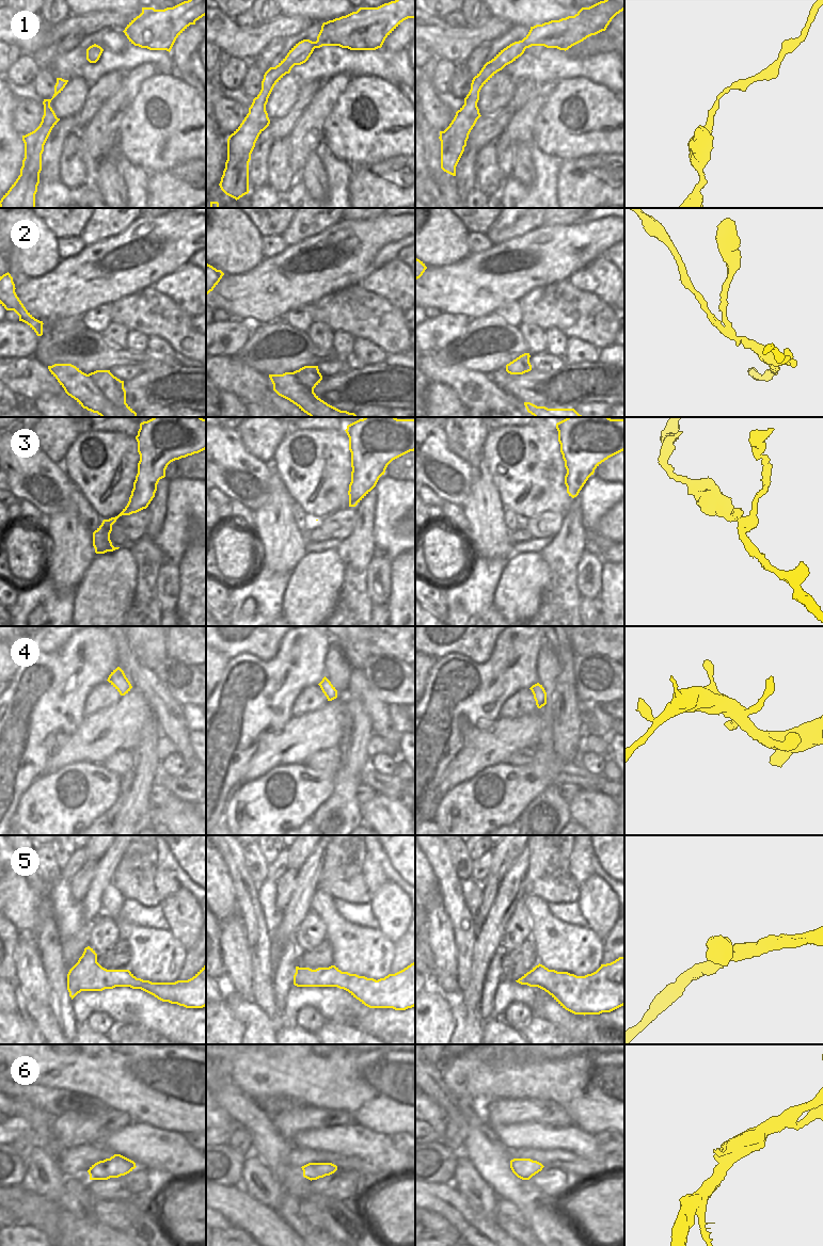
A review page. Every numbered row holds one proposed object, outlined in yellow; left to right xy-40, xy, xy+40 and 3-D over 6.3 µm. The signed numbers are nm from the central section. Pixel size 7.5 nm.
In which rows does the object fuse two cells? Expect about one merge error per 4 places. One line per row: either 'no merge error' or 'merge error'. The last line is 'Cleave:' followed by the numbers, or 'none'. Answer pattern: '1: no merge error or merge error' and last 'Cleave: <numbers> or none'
1: no merge error
2: merge error
3: no merge error
4: no merge error
5: no merge error
6: no merge error
Cleave: 2

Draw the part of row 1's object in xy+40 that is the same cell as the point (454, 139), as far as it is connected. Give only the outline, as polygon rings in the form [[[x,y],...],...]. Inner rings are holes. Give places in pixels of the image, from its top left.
[[[604,0],[582,7],[574,16],[531,27],[528,34],[501,50],[473,78],[464,105],[456,112],[449,126],[440,131],[441,169],[456,176],[456,166],[464,151],[469,134],[481,116],[477,102],[481,87],[506,65],[521,57],[526,48],[544,46],[568,50],[591,35],[605,31],[612,19],[624,10],[624,0]]]

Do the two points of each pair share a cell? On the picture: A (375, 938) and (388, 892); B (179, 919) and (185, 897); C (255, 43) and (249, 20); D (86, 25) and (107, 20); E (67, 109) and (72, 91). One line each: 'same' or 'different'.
A: different
B: same
C: different
D: same
E: same

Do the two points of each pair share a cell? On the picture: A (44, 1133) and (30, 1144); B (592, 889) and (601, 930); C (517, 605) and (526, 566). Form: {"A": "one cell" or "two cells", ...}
{"A": "two cells", "B": "one cell", "C": "one cell"}

